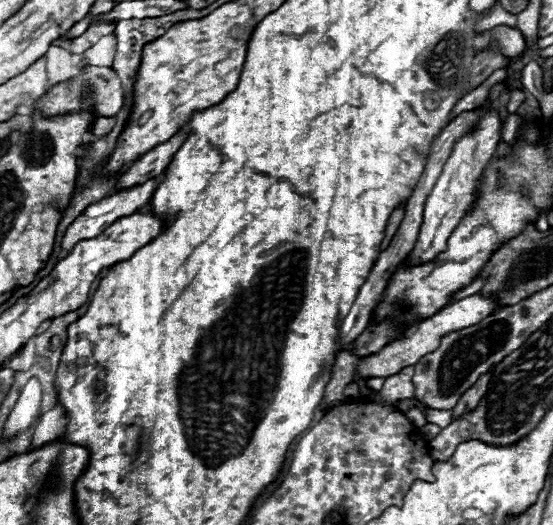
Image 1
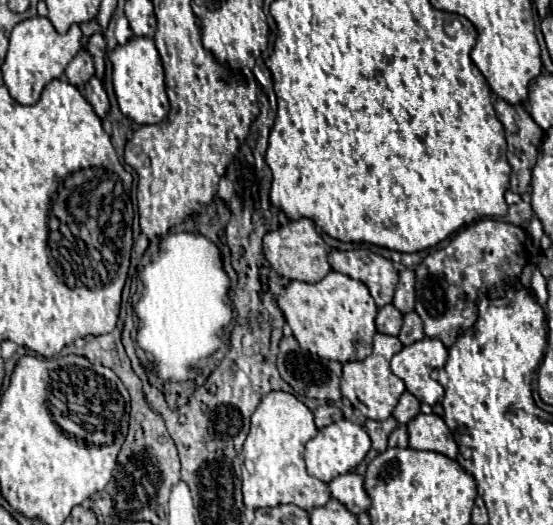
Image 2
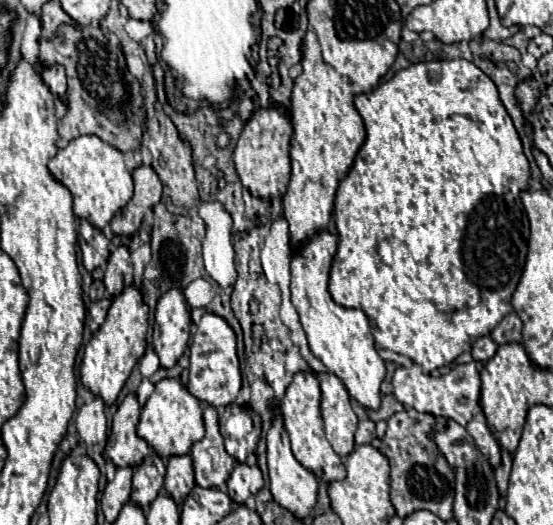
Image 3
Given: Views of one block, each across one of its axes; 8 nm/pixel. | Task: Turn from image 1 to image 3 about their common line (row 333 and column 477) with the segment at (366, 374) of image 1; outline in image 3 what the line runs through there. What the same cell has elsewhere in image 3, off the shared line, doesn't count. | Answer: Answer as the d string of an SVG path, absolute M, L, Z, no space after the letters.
M476 414L468 424L466 424L466 430L468 434L474 438L474 444L476 448L486 456L488 464L496 470L502 462L502 456L500 456L500 446L498 442L494 440L486 420L484 420L484 414Z

